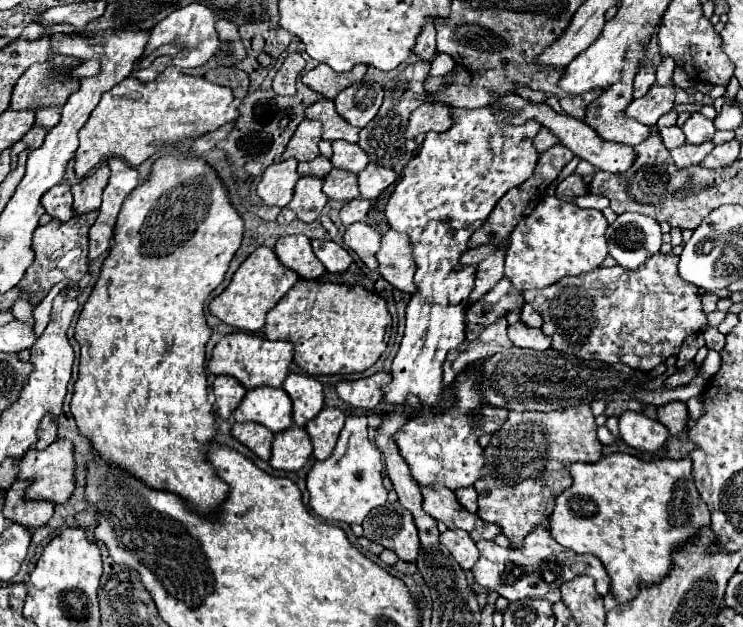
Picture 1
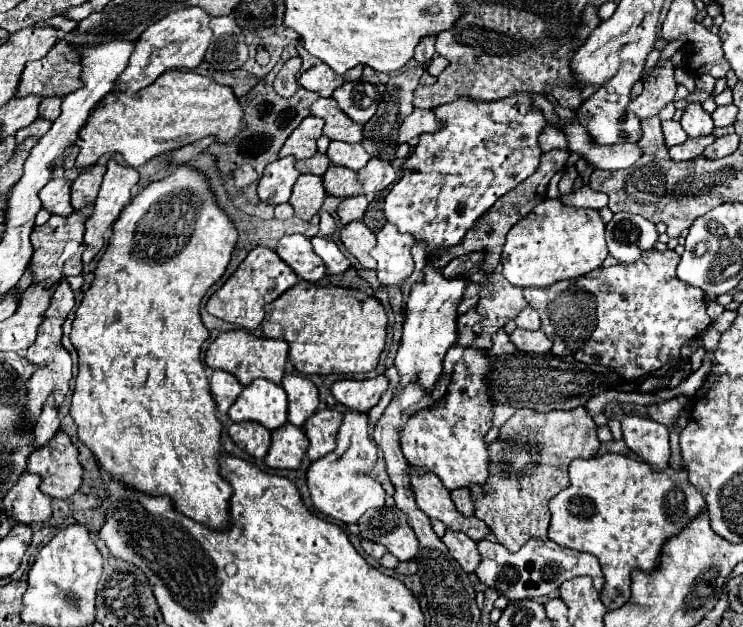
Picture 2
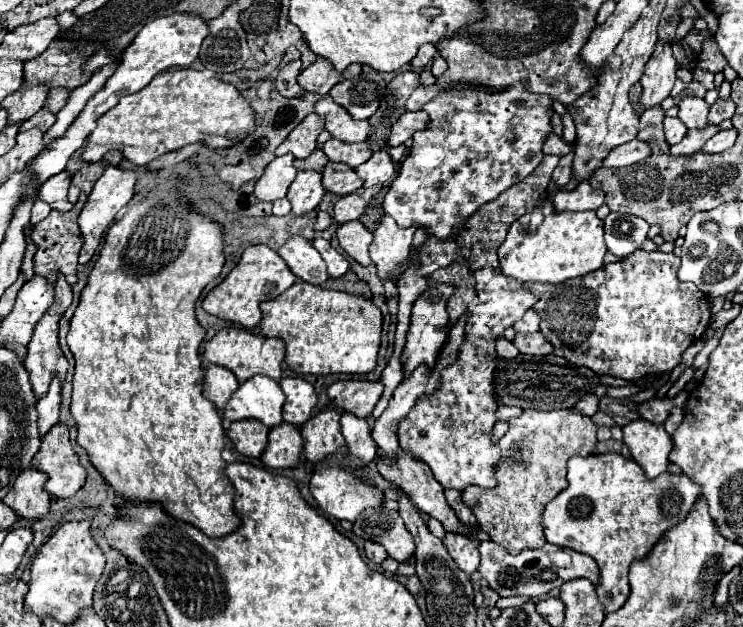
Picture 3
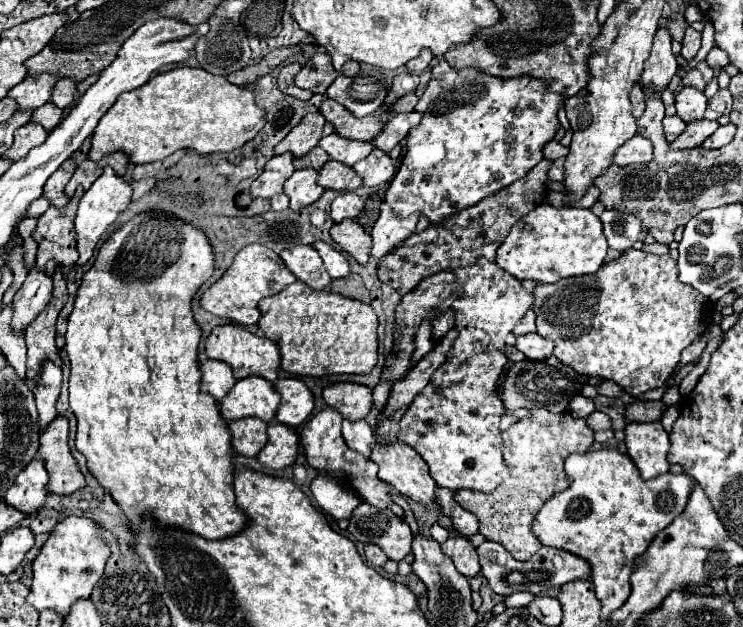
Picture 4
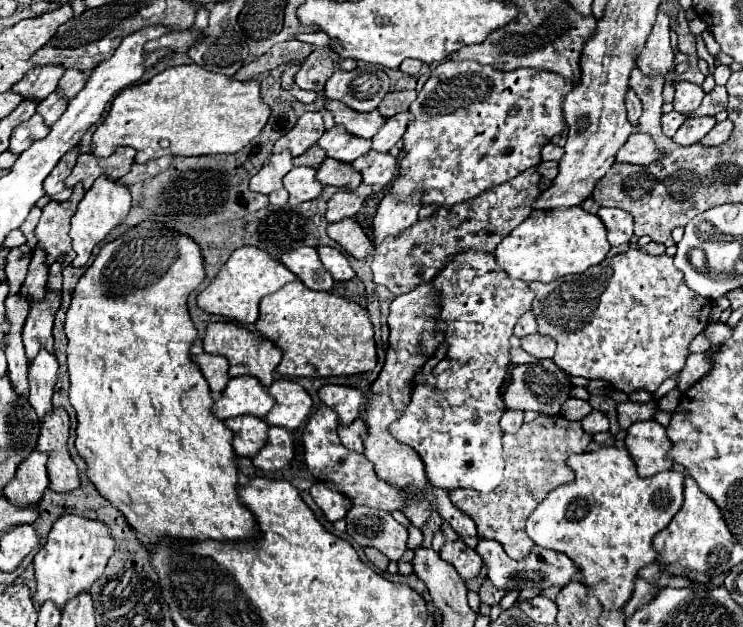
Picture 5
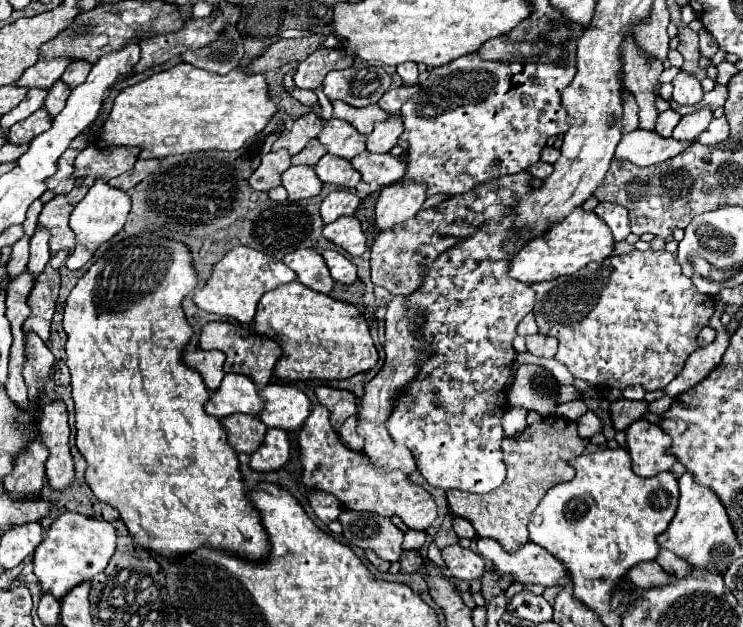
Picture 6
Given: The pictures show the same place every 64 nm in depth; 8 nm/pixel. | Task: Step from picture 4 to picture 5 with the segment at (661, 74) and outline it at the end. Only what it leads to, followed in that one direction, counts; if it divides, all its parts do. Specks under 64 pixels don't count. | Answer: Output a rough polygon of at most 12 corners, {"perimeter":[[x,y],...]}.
{"perimeter":[[658,8],[652,32],[638,54],[648,76],[674,68],[668,16]]}

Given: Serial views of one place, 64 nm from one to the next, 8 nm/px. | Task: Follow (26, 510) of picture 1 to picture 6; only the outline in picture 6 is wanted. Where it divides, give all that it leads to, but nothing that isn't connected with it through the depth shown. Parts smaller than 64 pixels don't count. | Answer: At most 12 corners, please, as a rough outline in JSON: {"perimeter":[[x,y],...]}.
{"perimeter":[[34,438],[2,486],[12,498],[40,494],[48,448]]}

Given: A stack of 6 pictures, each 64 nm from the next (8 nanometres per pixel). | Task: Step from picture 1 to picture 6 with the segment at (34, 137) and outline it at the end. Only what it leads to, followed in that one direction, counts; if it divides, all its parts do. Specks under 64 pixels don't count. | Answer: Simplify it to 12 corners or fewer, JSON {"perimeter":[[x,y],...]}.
{"perimeter":[[62,80],[50,88],[44,106],[56,116],[68,98],[68,84]]}

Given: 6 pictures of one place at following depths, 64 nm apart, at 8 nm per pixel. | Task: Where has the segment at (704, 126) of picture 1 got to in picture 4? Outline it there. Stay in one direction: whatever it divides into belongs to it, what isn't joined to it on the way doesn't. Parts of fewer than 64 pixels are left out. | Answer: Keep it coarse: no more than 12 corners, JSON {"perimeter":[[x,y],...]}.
{"perimeter":[[684,86],[676,92],[676,114],[700,120],[706,110],[702,90]]}

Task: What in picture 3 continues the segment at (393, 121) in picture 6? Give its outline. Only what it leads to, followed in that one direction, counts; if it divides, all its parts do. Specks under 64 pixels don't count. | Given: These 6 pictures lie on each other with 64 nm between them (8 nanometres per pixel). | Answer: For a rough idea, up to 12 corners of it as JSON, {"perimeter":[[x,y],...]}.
{"perimeter":[[406,112],[392,126],[388,146],[404,144],[424,130],[428,114]]}

